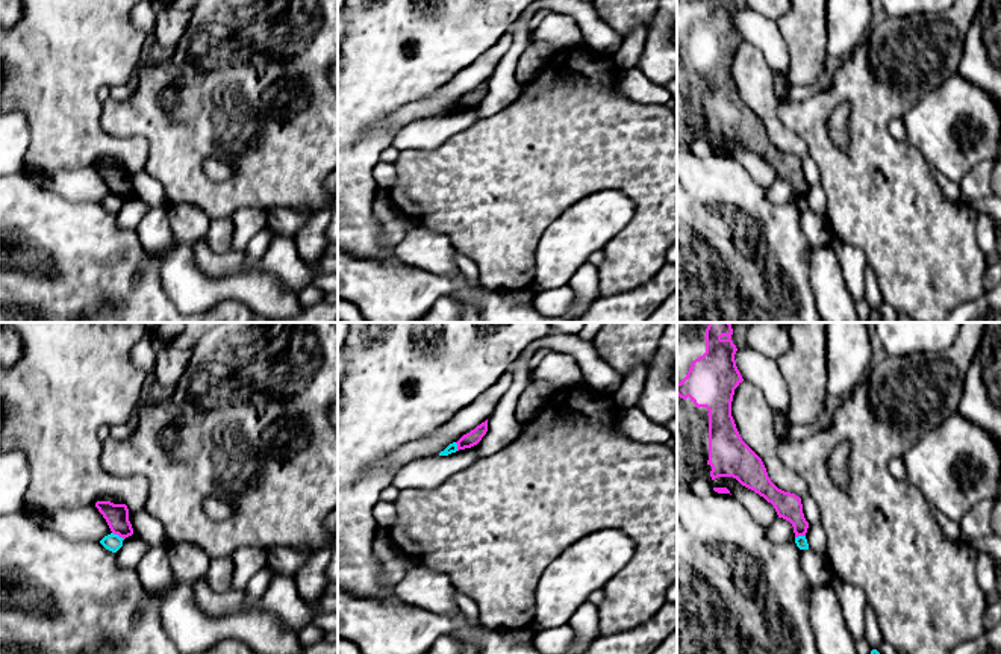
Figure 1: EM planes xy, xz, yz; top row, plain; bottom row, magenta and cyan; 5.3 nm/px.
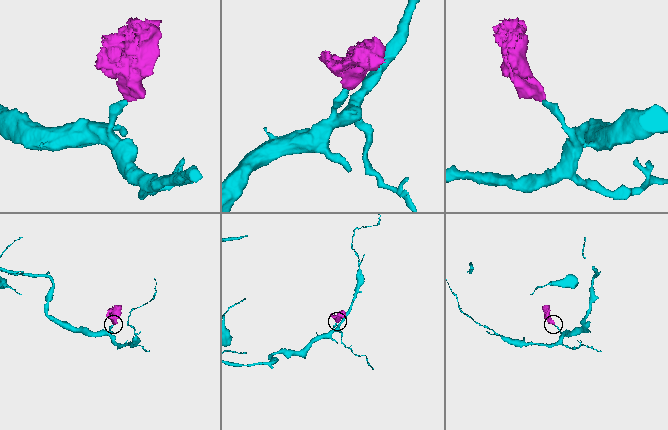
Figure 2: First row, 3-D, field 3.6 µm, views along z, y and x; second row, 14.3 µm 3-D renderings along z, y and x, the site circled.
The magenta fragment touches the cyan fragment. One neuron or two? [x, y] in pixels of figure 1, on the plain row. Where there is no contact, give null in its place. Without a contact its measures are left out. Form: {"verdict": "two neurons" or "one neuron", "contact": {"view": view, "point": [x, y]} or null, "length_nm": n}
{"verdict": "two neurons", "contact": {"view": "xy", "point": [118, 196]}, "length_nm": 80}

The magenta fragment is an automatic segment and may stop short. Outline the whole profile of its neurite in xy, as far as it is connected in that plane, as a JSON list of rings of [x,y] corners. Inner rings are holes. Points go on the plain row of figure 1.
[[[97,162],[95,168],[106,180],[111,192],[126,200],[133,195],[132,185],[129,182],[129,170],[126,165],[114,165],[111,162]]]

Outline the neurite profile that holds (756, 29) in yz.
[[[748,6],[736,12],[734,21],[742,39],[760,48],[768,67],[784,76],[787,92],[792,86],[792,82],[787,77],[791,56],[777,23]]]

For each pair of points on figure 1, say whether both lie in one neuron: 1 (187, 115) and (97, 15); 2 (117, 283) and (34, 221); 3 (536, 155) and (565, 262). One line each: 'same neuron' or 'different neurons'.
1: different neurons
2: same neuron
3: different neurons

